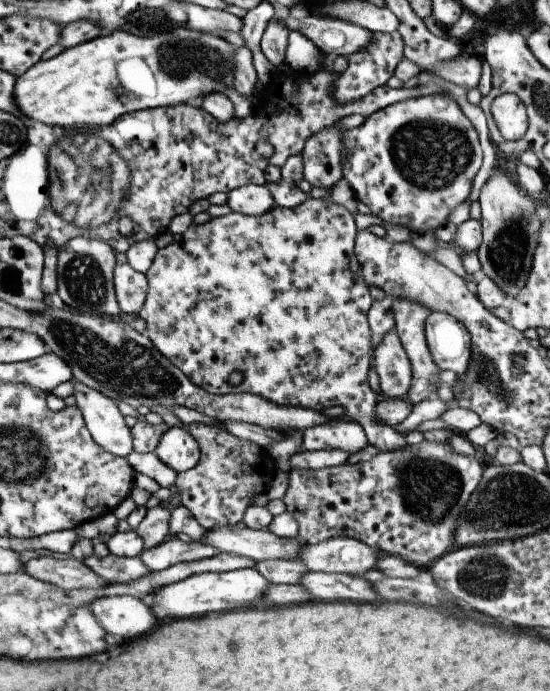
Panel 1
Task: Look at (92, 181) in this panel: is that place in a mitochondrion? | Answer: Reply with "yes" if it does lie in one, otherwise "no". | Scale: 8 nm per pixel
yes

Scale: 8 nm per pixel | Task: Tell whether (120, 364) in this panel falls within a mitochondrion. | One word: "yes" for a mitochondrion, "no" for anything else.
yes

